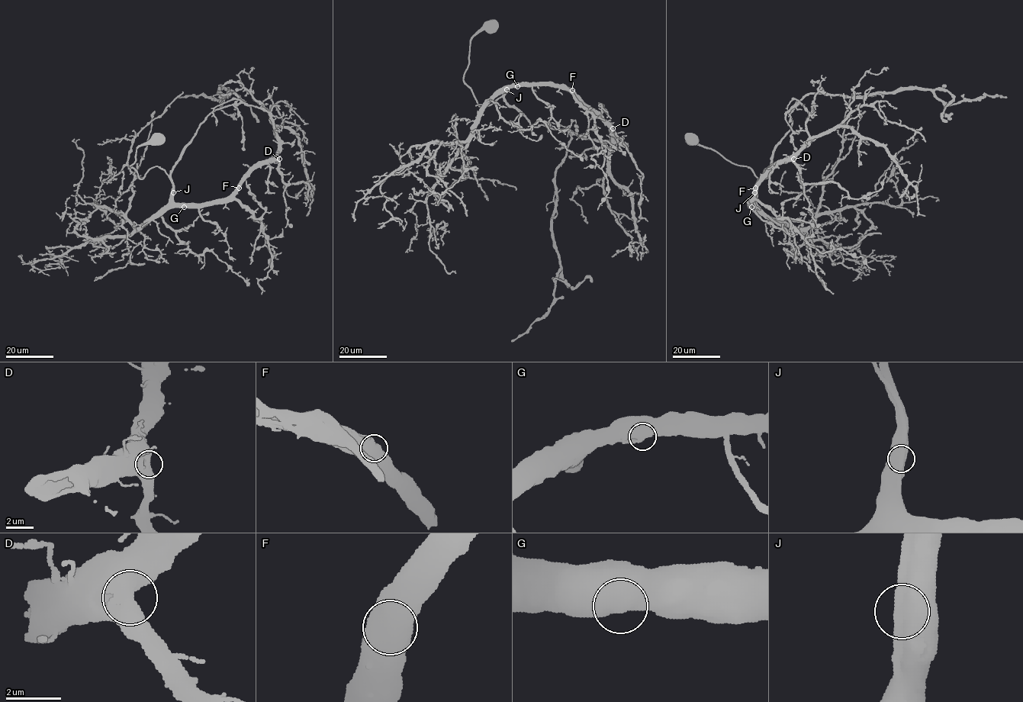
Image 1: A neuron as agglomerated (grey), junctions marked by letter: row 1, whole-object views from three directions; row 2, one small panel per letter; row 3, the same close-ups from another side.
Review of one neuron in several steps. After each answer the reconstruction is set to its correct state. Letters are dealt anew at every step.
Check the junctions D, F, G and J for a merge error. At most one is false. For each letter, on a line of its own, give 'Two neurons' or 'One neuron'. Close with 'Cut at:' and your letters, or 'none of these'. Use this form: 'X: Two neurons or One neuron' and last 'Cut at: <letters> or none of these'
D: One neuron
F: One neuron
G: One neuron
J: One neuron
Cut at: none of these

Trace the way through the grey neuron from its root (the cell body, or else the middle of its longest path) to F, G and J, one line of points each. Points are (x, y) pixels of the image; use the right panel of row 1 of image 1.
F: (691, 139), (747, 166), (760, 178), (770, 175), (770, 166), (750, 204), (755, 188)
G: (691, 139), (736, 164), (747, 166), (760, 178), (767, 178), (772, 169), (764, 171), (751, 207)
J: (691, 139), (736, 164), (747, 166), (760, 178), (770, 175), (770, 166), (764, 171), (754, 192)

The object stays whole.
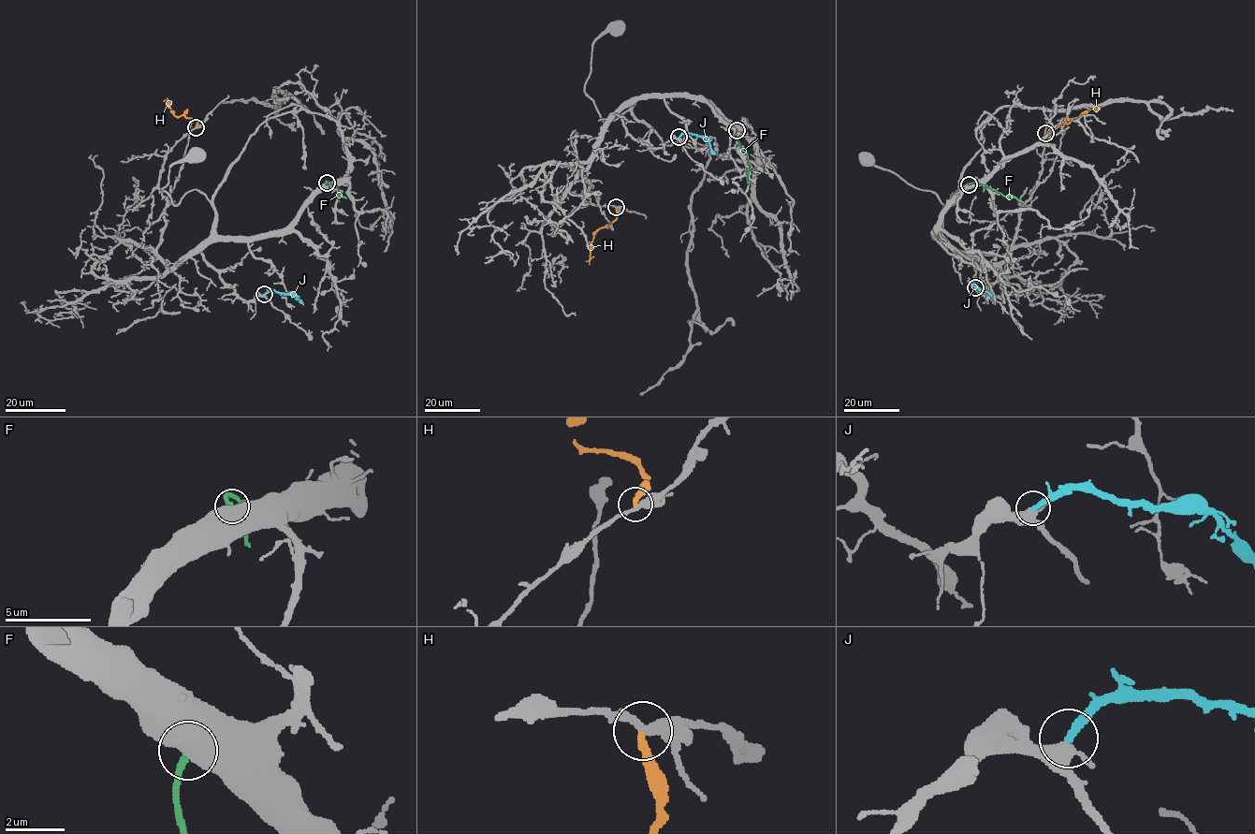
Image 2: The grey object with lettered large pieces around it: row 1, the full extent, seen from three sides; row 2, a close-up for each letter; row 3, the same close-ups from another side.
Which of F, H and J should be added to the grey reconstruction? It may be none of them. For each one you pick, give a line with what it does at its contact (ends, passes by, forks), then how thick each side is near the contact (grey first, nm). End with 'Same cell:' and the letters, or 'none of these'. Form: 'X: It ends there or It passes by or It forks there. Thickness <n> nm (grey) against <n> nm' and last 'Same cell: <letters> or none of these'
J: It ends there. Thickness 380 nm (grey) against 280 nm
Same cell: J

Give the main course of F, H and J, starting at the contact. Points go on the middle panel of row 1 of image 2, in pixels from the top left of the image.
F: (736, 129), (736, 138), (750, 166), (748, 184)
H: (616, 207), (615, 219), (593, 234), (590, 259), (593, 256)
J: (678, 138), (685, 133), (703, 136), (715, 153)

